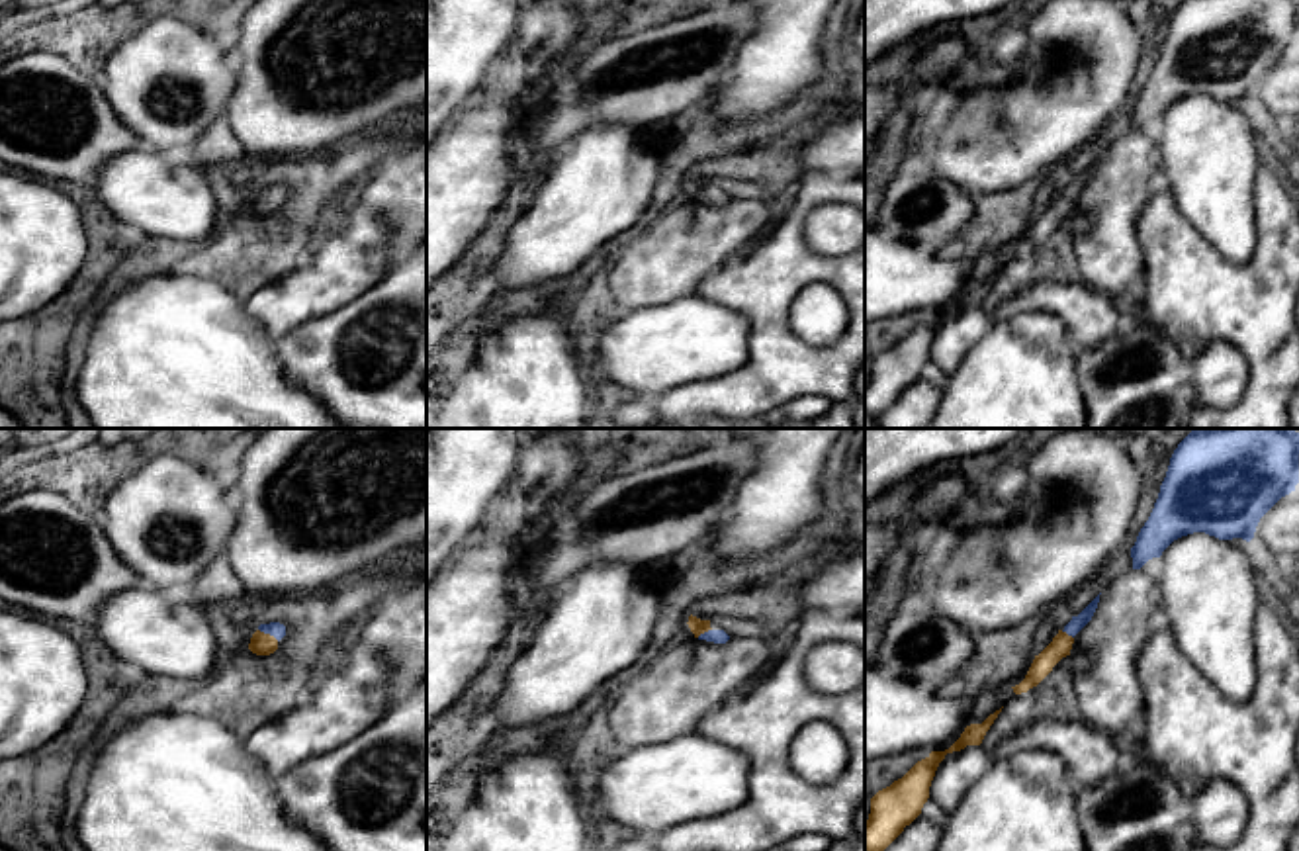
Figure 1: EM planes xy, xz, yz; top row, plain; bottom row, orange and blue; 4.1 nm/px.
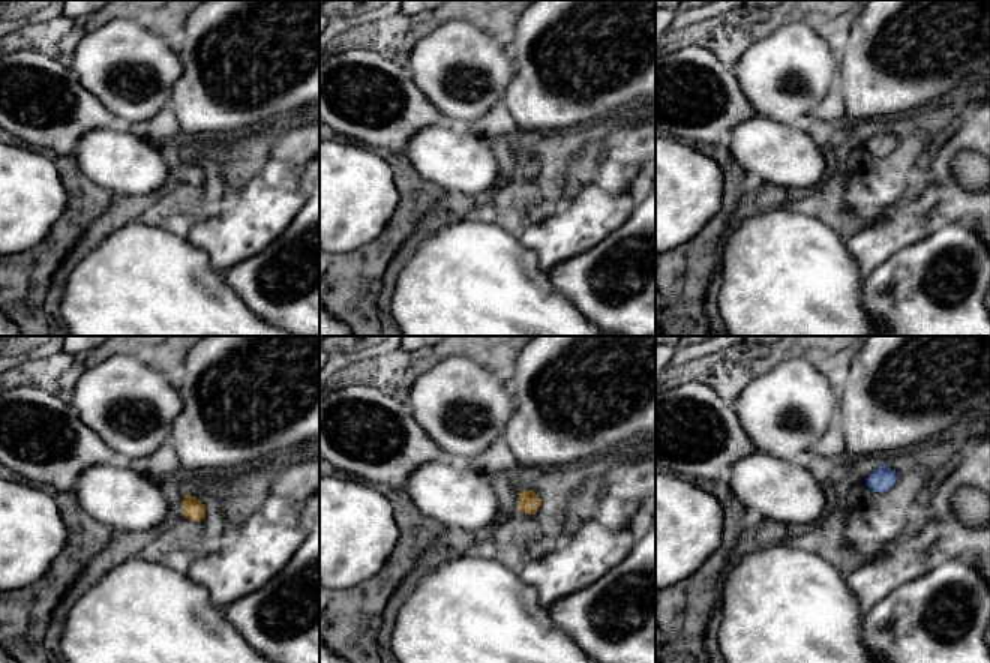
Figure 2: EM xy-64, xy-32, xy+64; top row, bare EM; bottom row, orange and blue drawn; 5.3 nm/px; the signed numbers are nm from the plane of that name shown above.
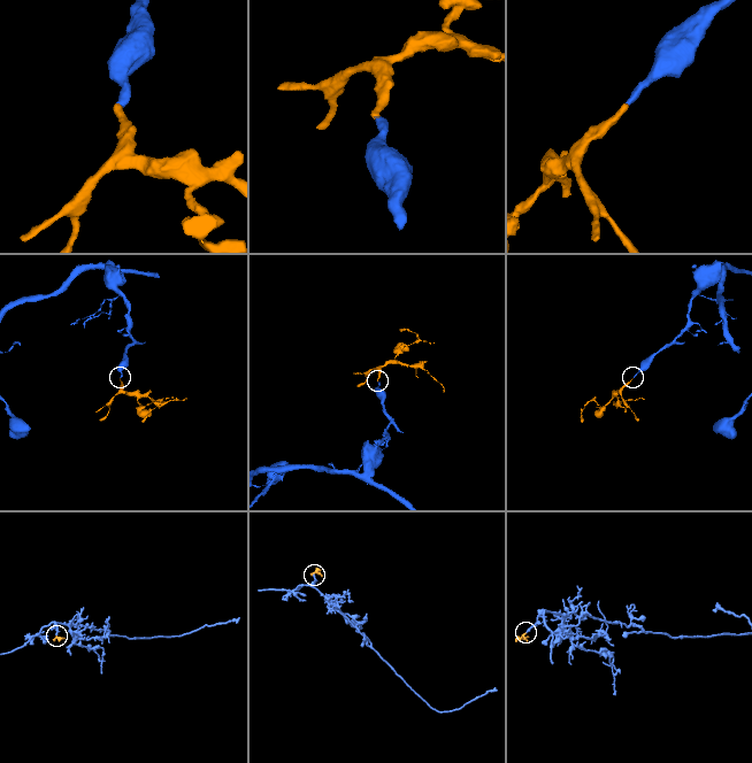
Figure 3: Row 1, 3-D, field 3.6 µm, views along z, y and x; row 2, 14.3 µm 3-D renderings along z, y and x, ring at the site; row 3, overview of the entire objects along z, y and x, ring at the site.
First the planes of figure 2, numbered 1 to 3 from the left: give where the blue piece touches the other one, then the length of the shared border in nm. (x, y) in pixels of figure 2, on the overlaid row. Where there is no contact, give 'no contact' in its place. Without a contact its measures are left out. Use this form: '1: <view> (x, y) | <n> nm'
1: no contact
2: no contact
3: no contact

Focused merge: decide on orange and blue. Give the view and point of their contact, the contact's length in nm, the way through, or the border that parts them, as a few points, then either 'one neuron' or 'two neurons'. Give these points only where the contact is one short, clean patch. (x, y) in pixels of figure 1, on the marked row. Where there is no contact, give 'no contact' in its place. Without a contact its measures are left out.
xy (268, 634) | 100 nm | across xy (263, 644), (268, 634), (274, 628) | one neuron

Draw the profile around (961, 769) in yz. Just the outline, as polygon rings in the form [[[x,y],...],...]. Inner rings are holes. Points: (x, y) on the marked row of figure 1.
[[[966,745],[961,751],[947,753],[931,781],[929,798],[941,806],[945,816],[953,814],[990,763],[992,757],[982,745]]]

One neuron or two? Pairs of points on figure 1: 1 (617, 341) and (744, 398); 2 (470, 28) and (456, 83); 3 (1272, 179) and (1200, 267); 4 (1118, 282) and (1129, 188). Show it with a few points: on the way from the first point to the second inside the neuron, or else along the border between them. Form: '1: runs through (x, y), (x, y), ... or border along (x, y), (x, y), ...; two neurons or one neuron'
1: border along (746, 358), (728, 372), (671, 386), (662, 396); two neurons
2: runs through (456, 42), (456, 69); one neuron
3: runs through (1272, 214), (1272, 249), (1249, 272), (1235, 272); one neuron
4: runs through (1118, 259), (1118, 212); one neuron

